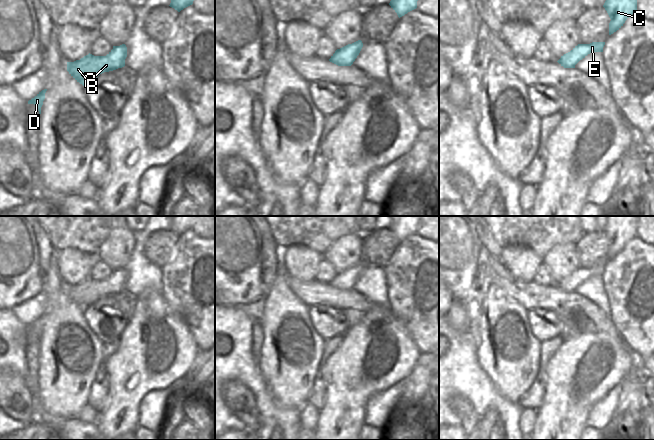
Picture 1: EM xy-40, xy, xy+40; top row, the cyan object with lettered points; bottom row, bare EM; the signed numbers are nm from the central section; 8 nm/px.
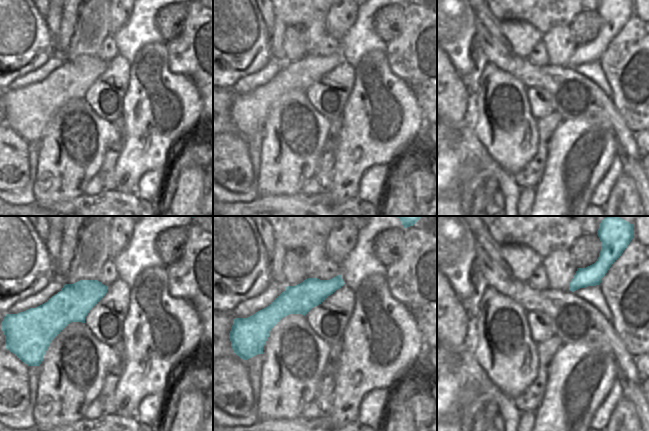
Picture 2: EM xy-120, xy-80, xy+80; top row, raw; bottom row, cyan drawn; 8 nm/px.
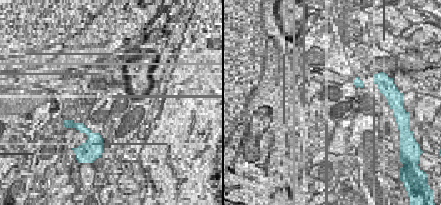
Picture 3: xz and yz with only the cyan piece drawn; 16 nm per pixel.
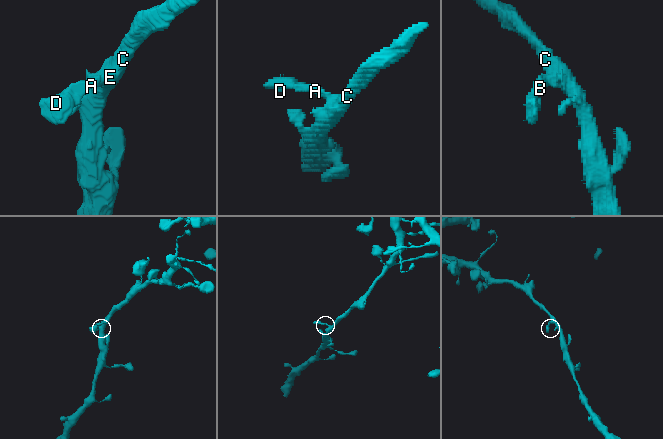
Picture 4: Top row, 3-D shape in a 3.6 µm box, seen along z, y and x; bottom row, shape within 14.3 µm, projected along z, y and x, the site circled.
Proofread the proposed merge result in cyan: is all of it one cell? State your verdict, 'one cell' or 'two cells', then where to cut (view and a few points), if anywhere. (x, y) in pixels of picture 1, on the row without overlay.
one cell | no cut

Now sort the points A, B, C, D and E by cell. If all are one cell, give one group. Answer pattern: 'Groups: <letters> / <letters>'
Groups: A B C D E

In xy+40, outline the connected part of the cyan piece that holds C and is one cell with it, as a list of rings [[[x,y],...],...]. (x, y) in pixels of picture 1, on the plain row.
[[[608,216],[603,231],[611,243],[609,247],[609,259],[611,259],[637,236],[637,216]]]

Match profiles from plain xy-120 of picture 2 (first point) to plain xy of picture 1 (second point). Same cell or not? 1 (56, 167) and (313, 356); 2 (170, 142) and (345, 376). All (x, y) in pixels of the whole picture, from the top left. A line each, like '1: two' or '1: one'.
1: one
2: one

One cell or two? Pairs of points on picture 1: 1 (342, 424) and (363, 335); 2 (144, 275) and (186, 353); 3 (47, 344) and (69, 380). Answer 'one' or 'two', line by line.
1: one
2: two
3: one

